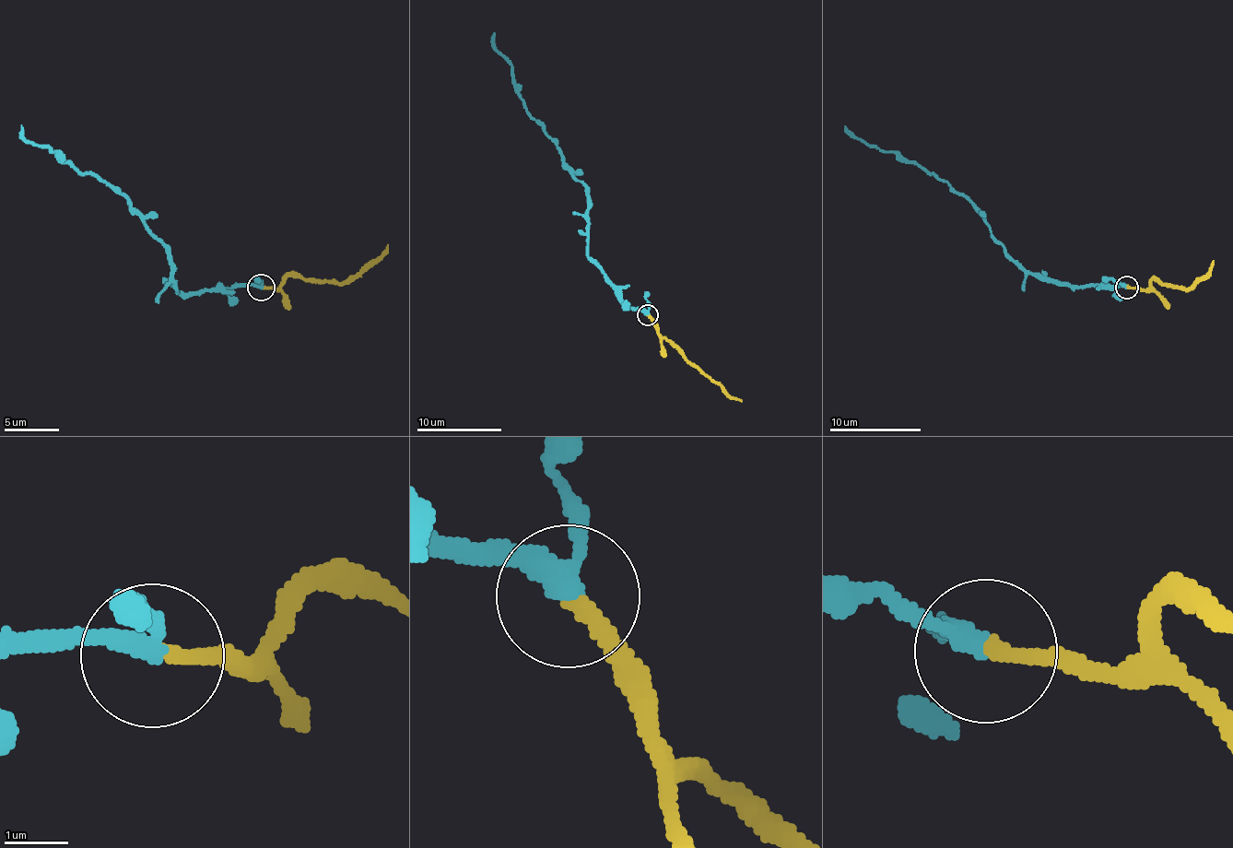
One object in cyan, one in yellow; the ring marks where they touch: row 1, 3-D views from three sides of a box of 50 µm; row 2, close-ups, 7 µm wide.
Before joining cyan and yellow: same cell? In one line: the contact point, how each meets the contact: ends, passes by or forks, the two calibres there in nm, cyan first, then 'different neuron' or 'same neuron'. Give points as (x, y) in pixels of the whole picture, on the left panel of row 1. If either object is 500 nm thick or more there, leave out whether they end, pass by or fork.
at (261, 288); cyan passes by; yellow ends there; 280 nm thick on the cyan side, 240 nm on the other; same neuron

